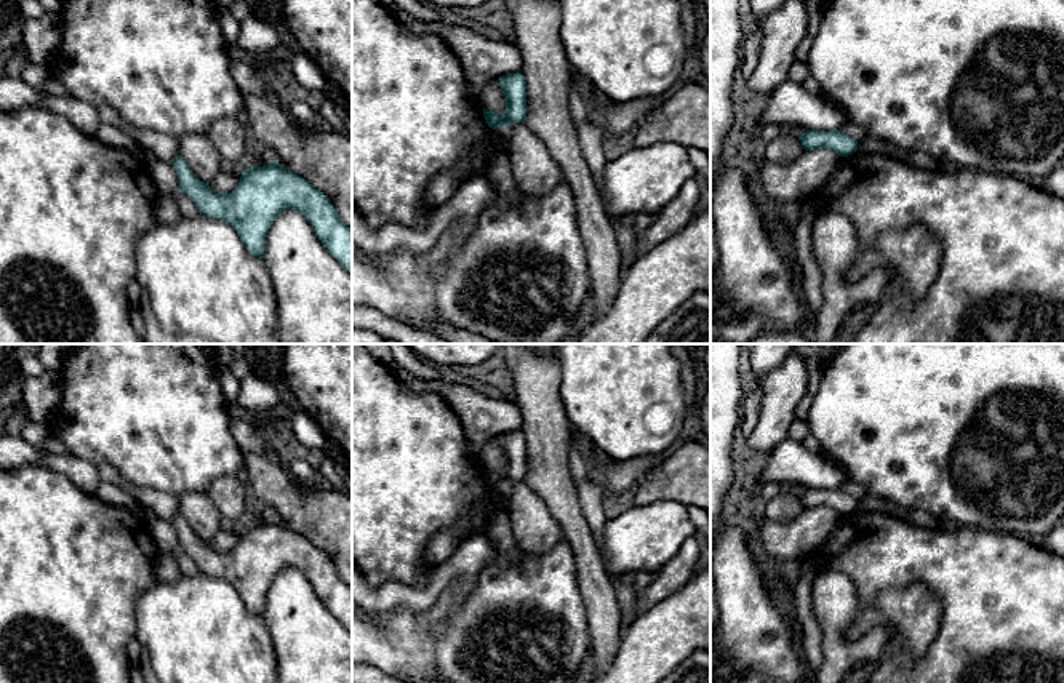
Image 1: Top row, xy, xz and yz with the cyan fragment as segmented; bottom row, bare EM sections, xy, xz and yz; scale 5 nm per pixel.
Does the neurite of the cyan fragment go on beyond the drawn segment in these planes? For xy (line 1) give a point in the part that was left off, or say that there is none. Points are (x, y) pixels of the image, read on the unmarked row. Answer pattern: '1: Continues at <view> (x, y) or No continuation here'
1: No continuation here

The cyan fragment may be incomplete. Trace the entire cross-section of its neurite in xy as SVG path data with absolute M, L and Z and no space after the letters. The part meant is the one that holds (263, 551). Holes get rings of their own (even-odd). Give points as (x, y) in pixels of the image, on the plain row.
M181 515L173 520L173 526L178 534L179 550L195 561L200 573L229 581L251 614L262 617L267 592L274 579L282 569L296 568L309 579L326 609L352 632L352 585L338 576L334 563L323 550L278 520L274 518L269 523L245 528L238 544L229 552L211 549L208 541L200 539Z

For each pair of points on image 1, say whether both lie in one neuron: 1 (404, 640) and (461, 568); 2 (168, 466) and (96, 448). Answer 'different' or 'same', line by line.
1: different
2: same

